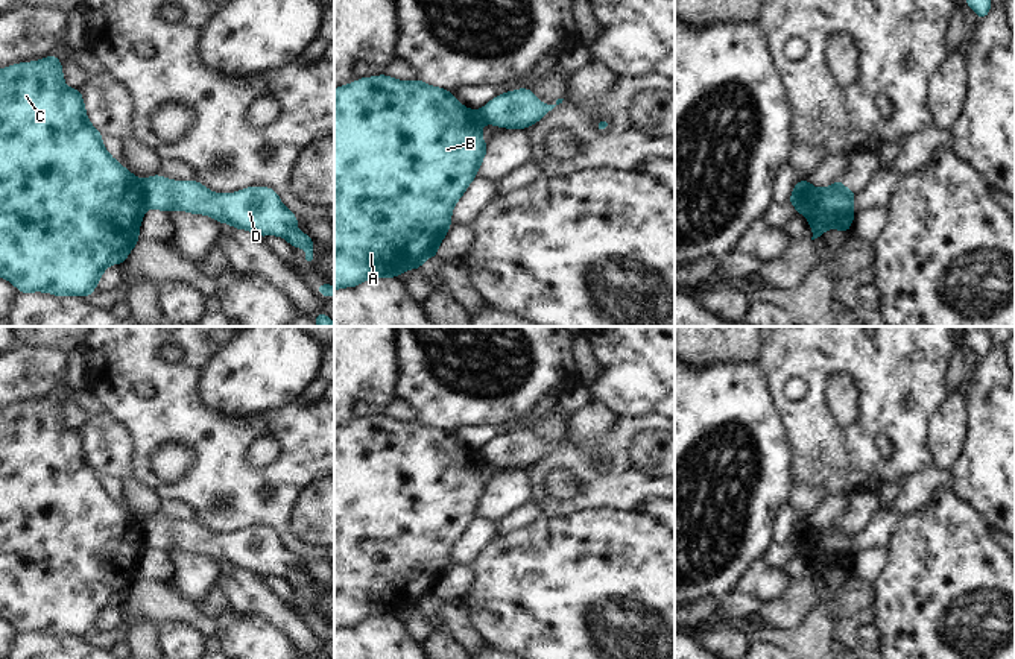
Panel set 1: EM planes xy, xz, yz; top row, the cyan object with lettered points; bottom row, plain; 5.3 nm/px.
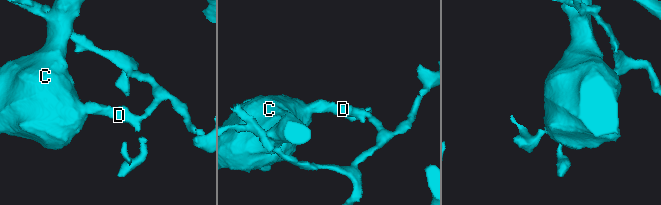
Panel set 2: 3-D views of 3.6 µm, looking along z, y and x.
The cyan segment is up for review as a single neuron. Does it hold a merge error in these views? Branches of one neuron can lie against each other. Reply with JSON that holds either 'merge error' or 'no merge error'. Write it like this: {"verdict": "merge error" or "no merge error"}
{"verdict": "merge error"}

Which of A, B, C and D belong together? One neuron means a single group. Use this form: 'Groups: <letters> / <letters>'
Groups: A B C / D.

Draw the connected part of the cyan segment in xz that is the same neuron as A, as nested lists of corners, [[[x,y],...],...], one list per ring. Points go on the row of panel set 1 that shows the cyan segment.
[[[378,74],[334,90],[334,290],[369,278],[397,278],[438,257],[453,208],[477,178],[488,150],[482,138],[485,123],[480,111],[465,108],[453,93],[419,79],[406,82]]]

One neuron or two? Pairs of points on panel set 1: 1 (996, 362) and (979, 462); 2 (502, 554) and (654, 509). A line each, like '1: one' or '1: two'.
1: one
2: two

